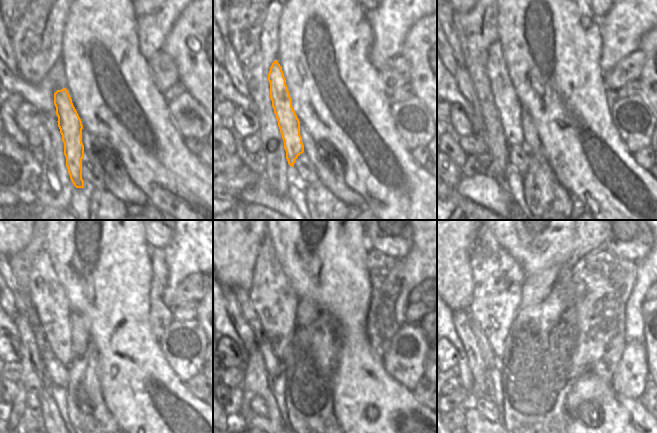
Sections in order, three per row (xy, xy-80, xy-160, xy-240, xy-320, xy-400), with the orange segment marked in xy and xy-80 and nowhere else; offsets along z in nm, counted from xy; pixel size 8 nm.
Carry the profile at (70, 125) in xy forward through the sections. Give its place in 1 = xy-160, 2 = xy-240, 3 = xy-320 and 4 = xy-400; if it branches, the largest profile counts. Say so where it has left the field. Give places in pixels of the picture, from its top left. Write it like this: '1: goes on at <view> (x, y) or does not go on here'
1: goes on at xy-160 (506, 102)
2: goes on at xy-240 (47, 295)
3: goes on at xy-320 (275, 302)
4: goes on at xy-400 (497, 278)

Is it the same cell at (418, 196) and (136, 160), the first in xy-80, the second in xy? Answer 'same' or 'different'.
same

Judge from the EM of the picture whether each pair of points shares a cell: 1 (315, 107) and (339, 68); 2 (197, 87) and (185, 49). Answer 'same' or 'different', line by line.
1: same
2: same

